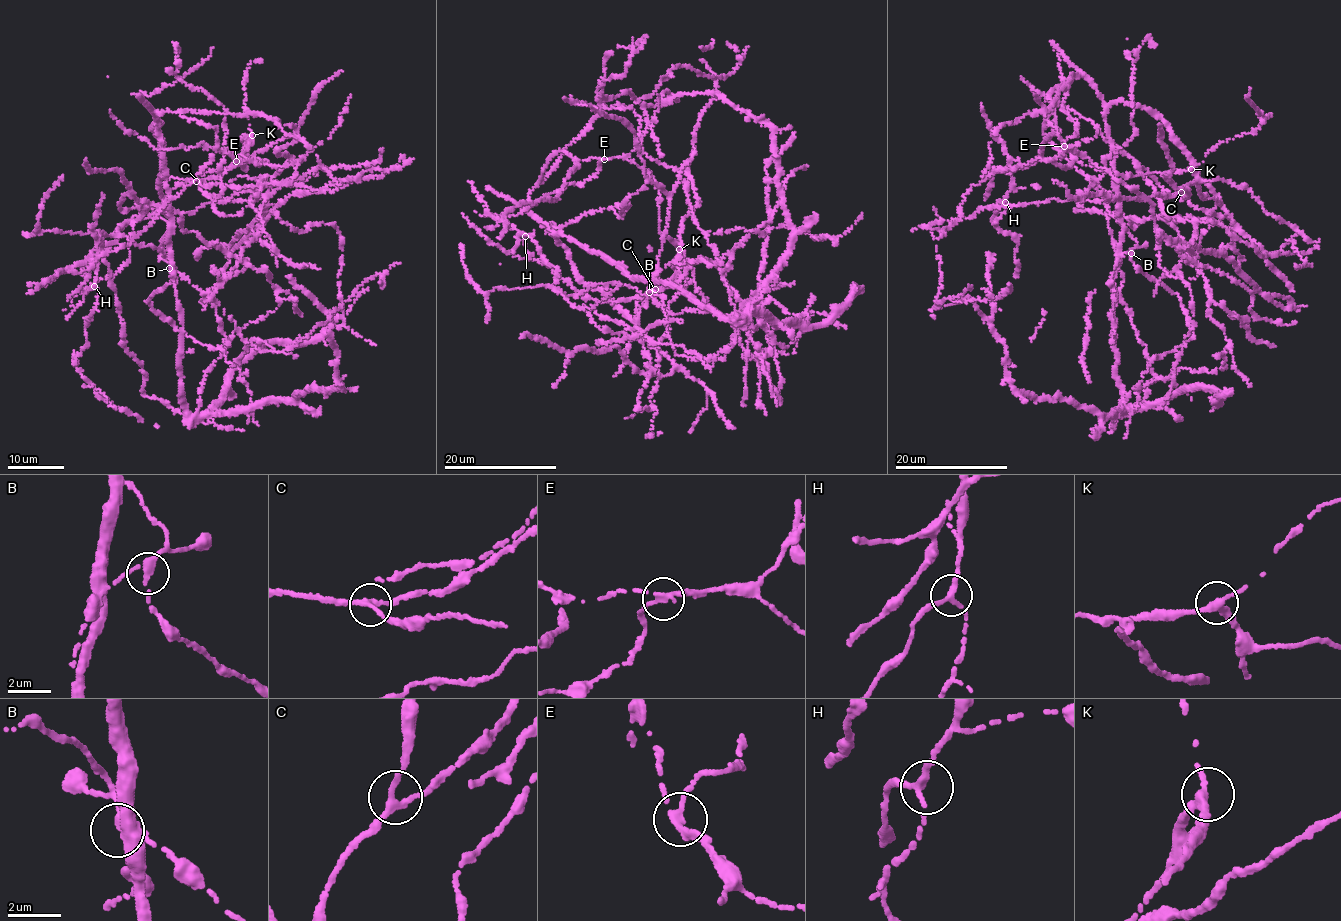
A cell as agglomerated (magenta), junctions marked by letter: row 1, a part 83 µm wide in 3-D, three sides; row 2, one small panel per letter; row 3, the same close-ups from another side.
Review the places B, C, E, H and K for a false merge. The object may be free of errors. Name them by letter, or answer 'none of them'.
E

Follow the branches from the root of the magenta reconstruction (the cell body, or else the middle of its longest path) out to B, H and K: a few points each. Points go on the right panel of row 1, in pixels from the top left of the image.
B: (1122, 228), (1120, 255), (1131, 253)
H: (1122, 228), (1105, 105), (1082, 75), (1052, 90), (1039, 159), (991, 170), (988, 191), (1005, 202)
K: (1122, 228), (1109, 106), (1138, 104), (1162, 121), (1235, 230), (1212, 212), (1220, 204), (1203, 198), (1191, 169)

